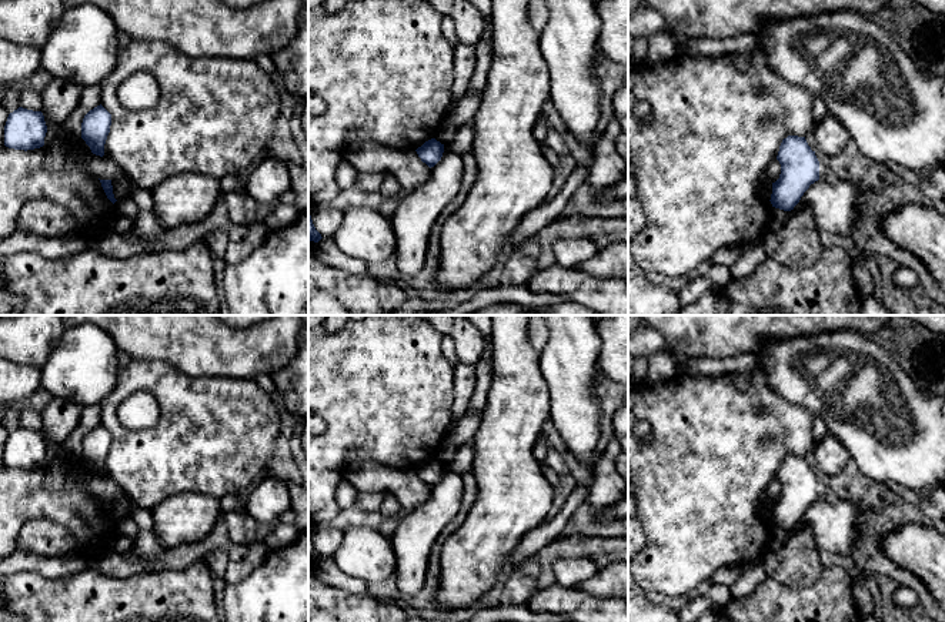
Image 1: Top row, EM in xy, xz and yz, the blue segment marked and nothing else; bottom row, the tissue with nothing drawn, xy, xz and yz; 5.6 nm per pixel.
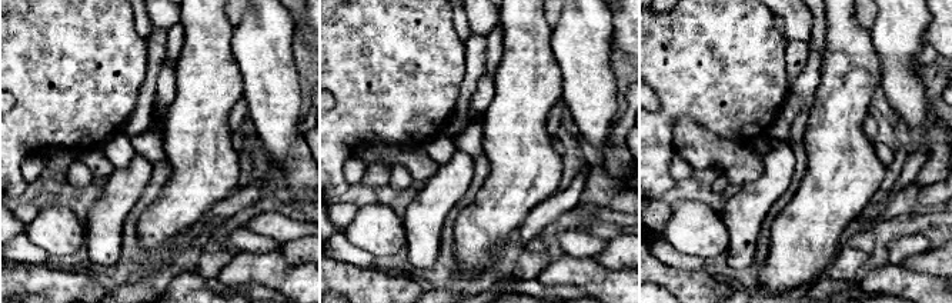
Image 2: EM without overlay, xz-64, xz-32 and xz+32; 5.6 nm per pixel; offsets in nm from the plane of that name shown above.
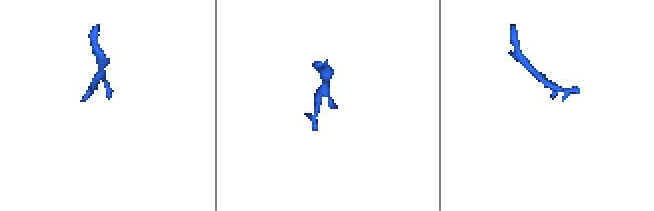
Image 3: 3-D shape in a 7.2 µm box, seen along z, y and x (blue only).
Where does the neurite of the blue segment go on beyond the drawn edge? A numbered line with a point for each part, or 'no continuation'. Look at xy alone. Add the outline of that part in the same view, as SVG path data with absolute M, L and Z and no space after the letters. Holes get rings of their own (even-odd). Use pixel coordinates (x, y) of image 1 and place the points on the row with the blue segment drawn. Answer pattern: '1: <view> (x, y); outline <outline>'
no continuation

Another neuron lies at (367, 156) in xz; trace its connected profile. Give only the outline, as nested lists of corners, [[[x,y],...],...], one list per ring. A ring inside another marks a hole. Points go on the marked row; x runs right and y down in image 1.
[[[361,133],[348,136],[344,151],[347,161],[360,173],[391,174],[407,193],[431,175],[431,168],[421,161],[415,150],[381,146]]]

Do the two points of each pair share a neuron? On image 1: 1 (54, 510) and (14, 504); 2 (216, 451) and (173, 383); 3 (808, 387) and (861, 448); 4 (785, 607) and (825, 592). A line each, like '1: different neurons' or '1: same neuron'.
1: same neuron
2: same neuron
3: same neuron
4: same neuron

